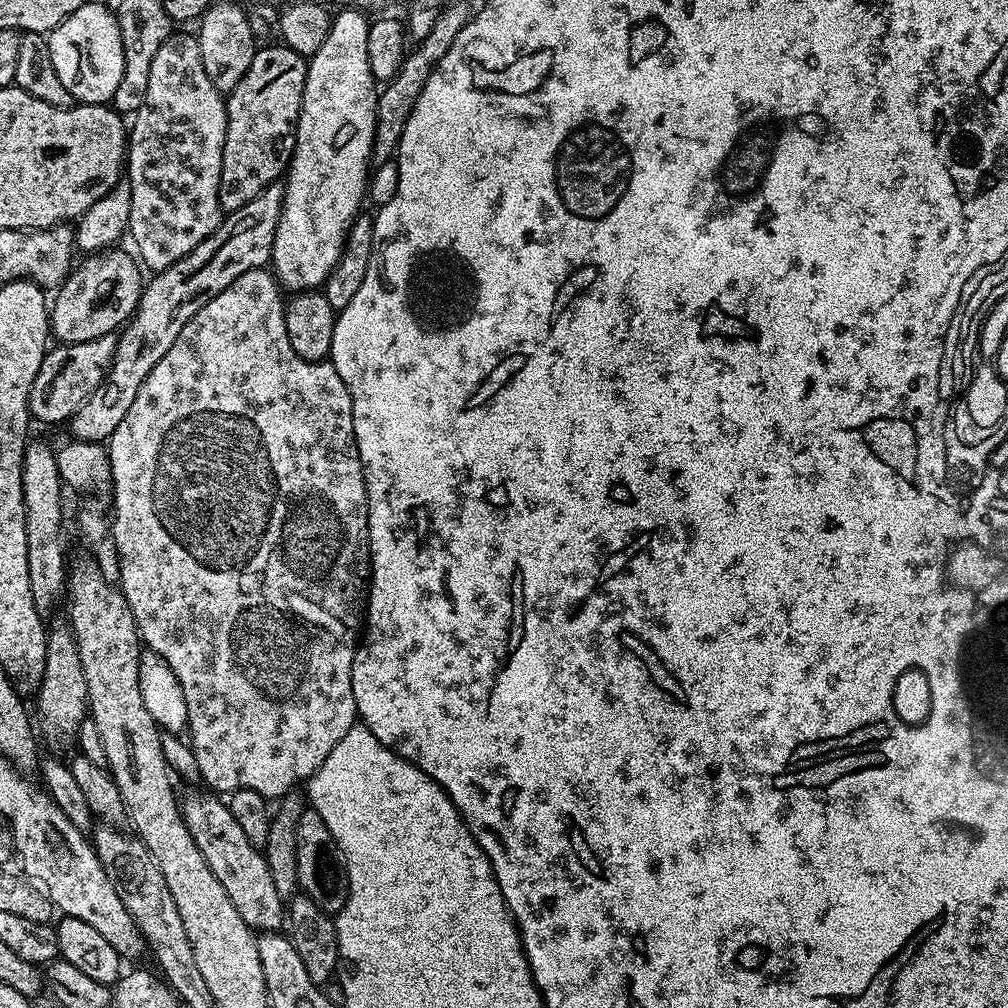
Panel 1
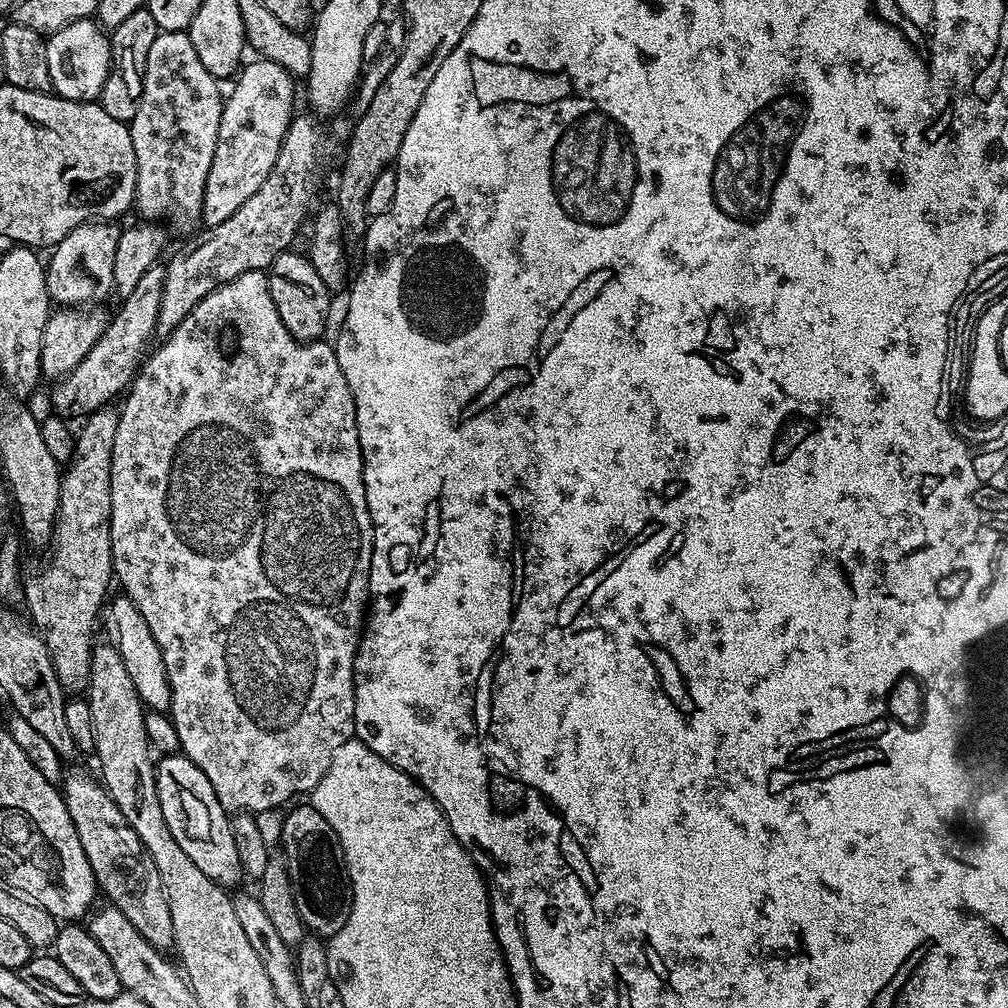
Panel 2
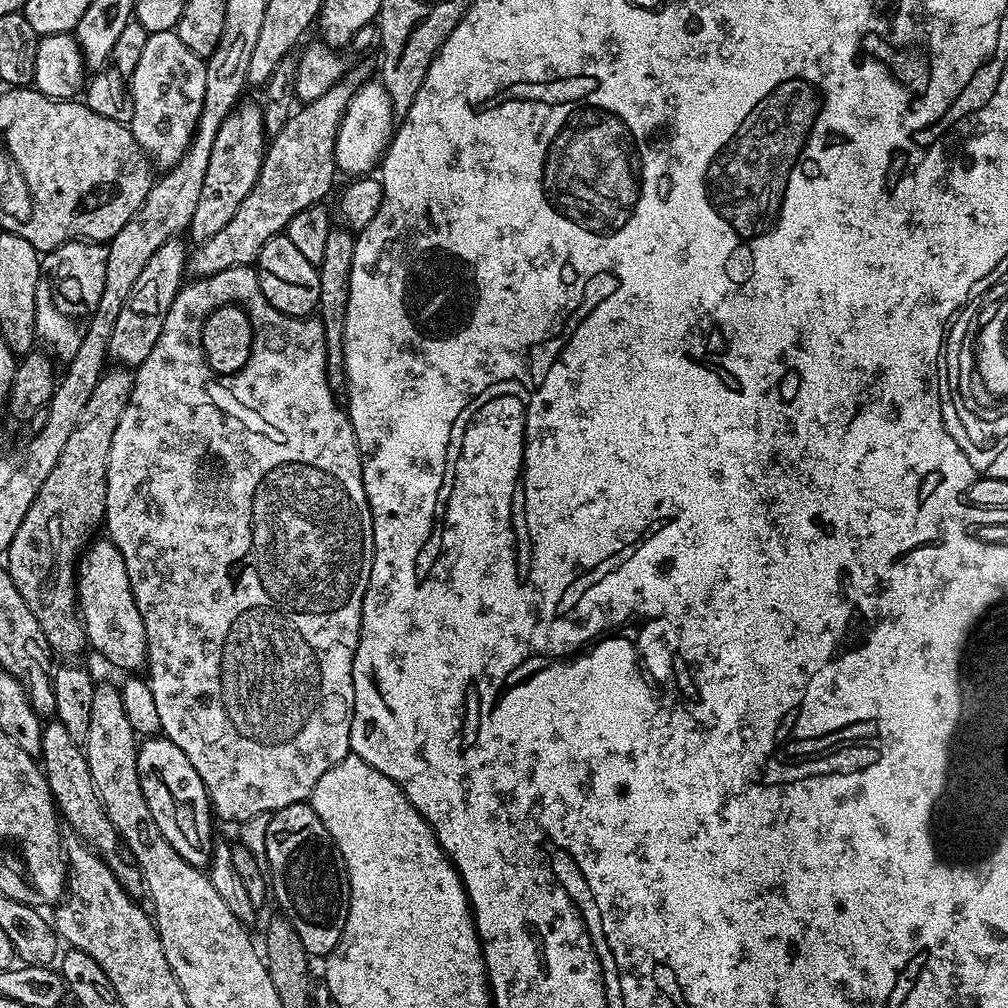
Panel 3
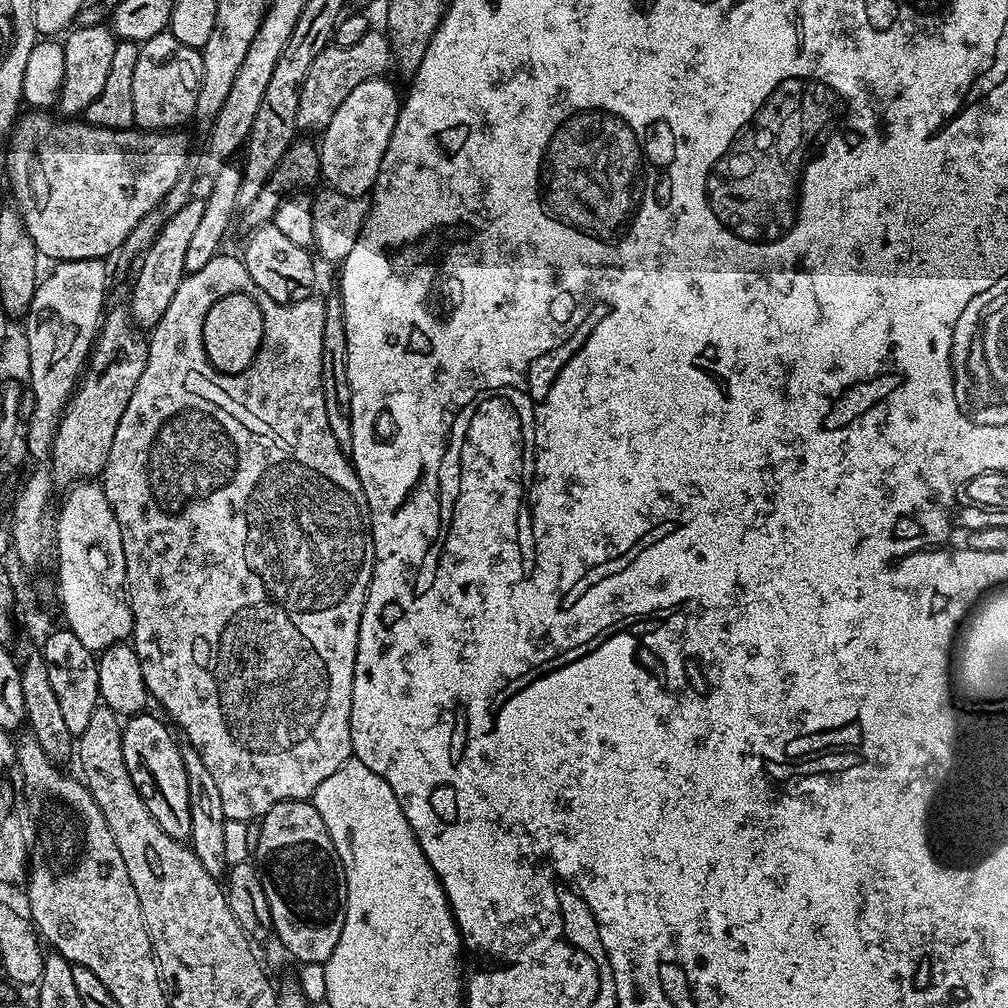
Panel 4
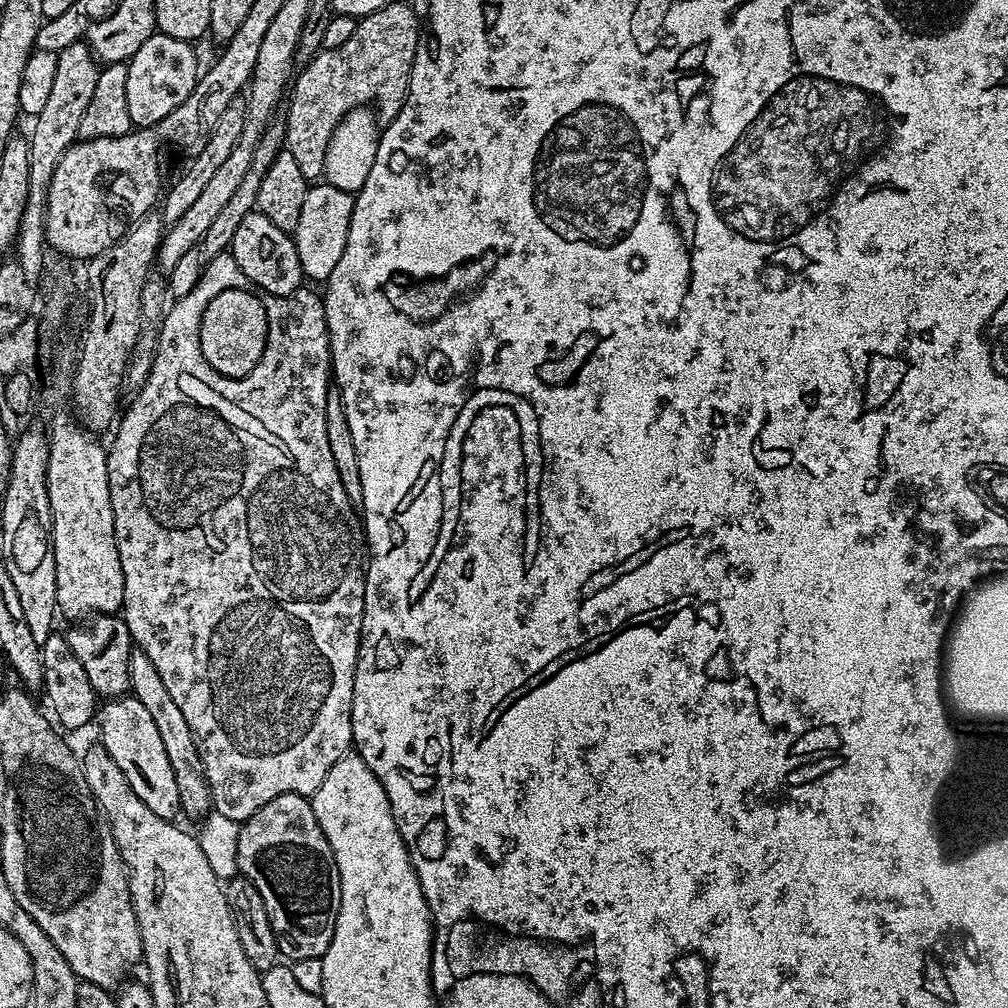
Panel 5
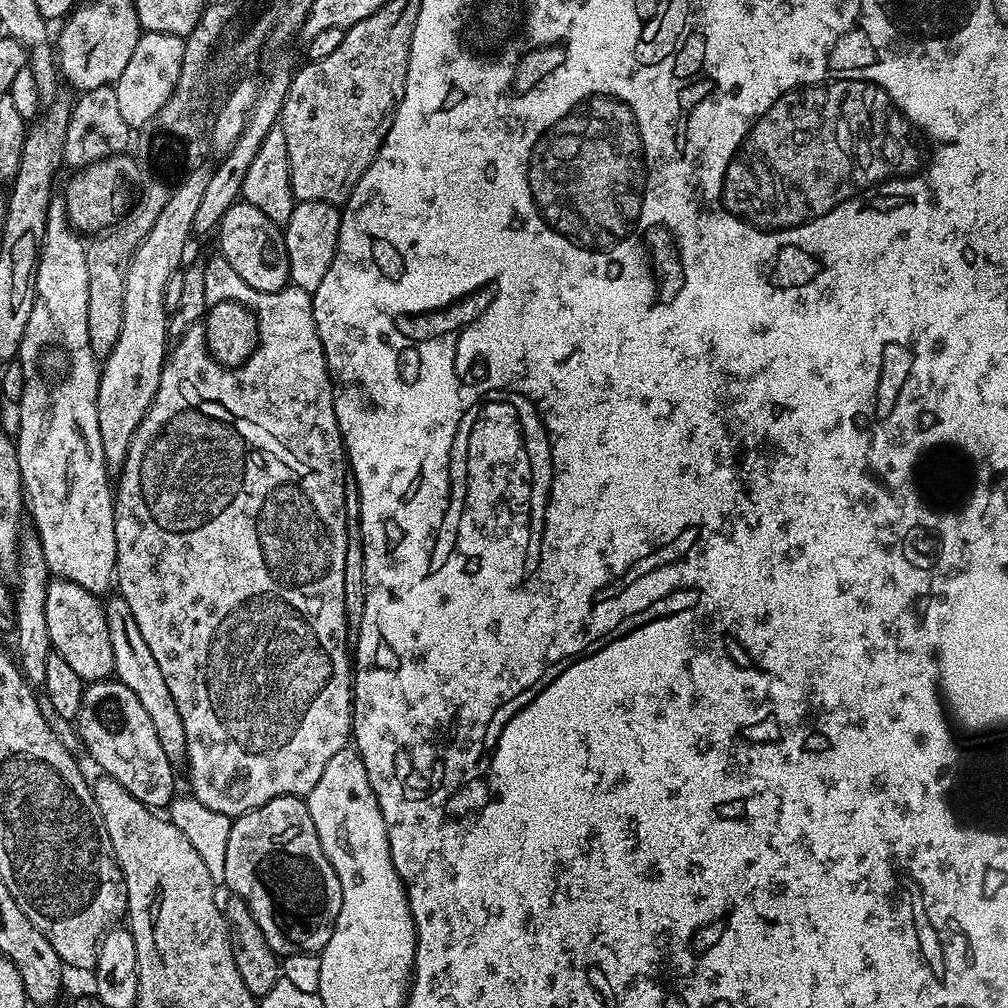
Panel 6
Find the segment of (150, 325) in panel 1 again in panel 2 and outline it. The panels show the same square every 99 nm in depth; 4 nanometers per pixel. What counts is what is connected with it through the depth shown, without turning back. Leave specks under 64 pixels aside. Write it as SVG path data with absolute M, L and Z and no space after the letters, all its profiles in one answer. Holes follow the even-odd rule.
M297 115L292 125L286 130L286 138L282 138L282 150L278 159L274 161L274 170L258 186L258 194L249 198L222 226L204 228L201 236L196 236L169 264L164 268L164 285L162 286L162 302L158 310L158 322L156 323L156 336L163 338L169 336L176 327L218 286L238 278L243 272L258 272L272 267L274 258L278 258L280 252L289 251L293 247L292 239L300 228L300 223L309 215L313 207L312 199L320 188L320 171L324 168L324 128L315 120L317 117Z

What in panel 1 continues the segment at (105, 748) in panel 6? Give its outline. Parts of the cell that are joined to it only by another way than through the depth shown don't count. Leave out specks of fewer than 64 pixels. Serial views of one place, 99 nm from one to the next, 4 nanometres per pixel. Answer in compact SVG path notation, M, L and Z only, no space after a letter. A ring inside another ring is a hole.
M196 786L189 788L192 789L182 796L184 821L198 850L202 850L202 858L206 858L208 869L212 871L214 878L218 878L218 882L222 882L222 890L230 894L234 910L242 914L249 928L257 933L277 931L281 927L279 924L285 923L286 908L274 890L270 878L270 866L263 851L246 838L242 826L234 822L234 814L230 814L223 799L217 798L208 790L199 792Z

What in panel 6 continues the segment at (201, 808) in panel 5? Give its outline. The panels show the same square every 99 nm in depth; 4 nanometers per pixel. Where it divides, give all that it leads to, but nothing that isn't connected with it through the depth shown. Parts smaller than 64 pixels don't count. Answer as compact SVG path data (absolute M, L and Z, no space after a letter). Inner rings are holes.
M119 594L109 595L107 599L102 605L106 614L106 626L110 630L110 646L114 646L115 679L126 686L126 690L132 691L134 698L138 698L142 705L142 710L146 710L158 734L158 743L169 762L174 766L183 765L186 760L186 730L182 727L178 706L174 706L174 697L166 686L166 678L162 678L162 670L158 670L158 662L154 662L154 654L150 654L150 646L146 646L146 638L142 638L142 630L138 630L138 622L134 622L130 606L126 606Z

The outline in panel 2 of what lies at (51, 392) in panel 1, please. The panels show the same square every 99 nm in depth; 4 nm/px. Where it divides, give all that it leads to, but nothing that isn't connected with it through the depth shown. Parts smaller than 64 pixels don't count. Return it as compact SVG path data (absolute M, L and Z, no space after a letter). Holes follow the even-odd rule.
M160 266L146 270L142 278L138 278L138 286L134 286L134 290L130 290L123 297L124 305L117 310L116 316L114 312L108 327L97 339L95 346L78 365L51 385L52 404L57 408L53 409L57 413L96 412L112 402L116 395L119 397L131 385L149 351L148 343L156 336L163 285L164 268Z

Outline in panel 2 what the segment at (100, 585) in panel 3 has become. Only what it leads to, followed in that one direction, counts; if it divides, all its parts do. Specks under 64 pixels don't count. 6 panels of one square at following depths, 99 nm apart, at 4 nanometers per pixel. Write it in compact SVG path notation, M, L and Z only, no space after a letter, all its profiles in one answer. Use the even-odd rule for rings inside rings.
M123 594L114 596L107 601L106 620L108 616L108 628L116 632L114 647L130 673L130 682L134 682L134 690L138 690L138 698L145 709L168 712L172 707L172 687L166 674L166 662L162 662L162 650L158 650L158 642L154 642L154 634L150 634L146 618L142 618L138 606L134 606L131 598Z

